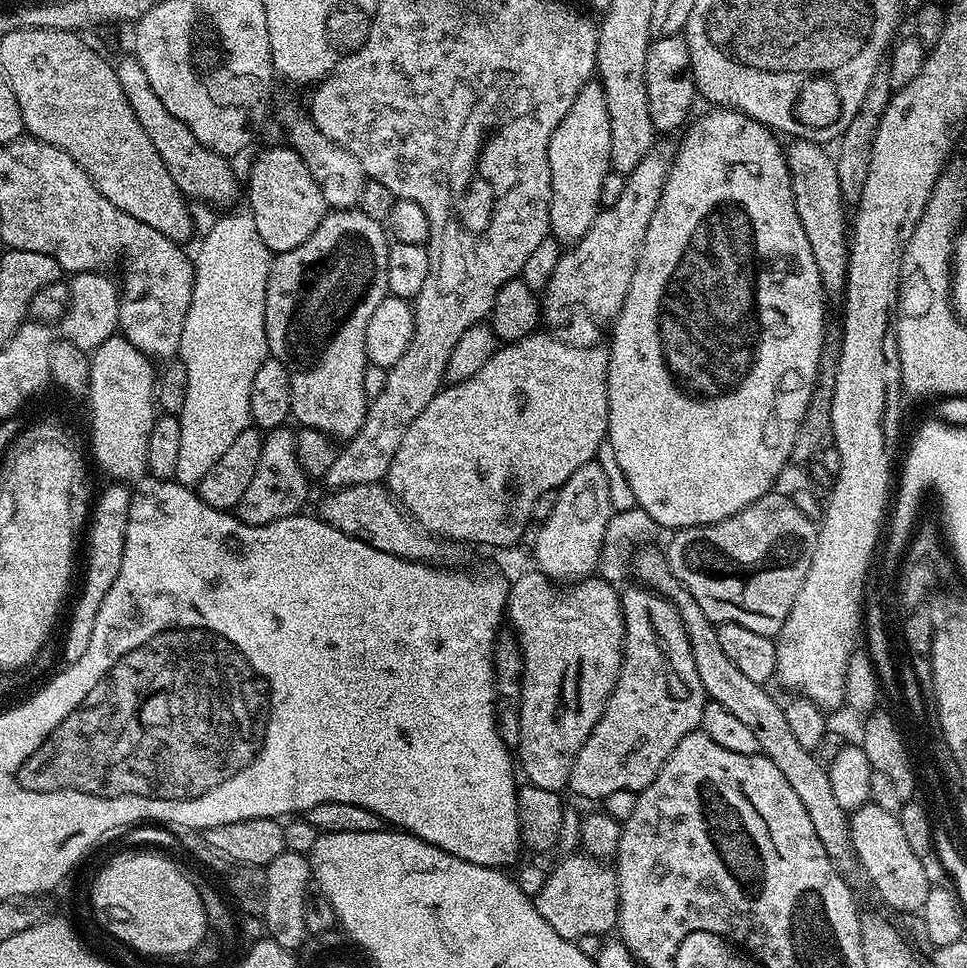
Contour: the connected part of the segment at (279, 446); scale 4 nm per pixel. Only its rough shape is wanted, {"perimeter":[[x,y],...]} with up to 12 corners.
{"perimeter":[[271,429],[234,509],[262,526],[297,515],[310,477],[296,432]]}

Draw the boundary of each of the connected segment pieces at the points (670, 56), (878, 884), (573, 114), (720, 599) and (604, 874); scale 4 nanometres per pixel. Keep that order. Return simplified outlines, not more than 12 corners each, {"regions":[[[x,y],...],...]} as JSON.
{"regions":[[[662,36],[646,54],[657,133],[679,133],[698,100],[688,41]],[[851,813],[859,867],[896,912],[919,913],[930,881],[899,815]],[[582,85],[550,138],[550,232],[575,242],[612,168],[604,85]],[[769,492],[666,559],[717,626],[775,637],[818,528]],[[567,855],[534,898],[562,938],[616,928],[611,867]]]}

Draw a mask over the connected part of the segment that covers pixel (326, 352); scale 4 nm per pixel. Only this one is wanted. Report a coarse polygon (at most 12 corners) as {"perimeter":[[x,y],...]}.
{"perimeter":[[325,211],[271,261],[268,350],[291,419],[347,442],[364,331],[389,295],[385,225]]}

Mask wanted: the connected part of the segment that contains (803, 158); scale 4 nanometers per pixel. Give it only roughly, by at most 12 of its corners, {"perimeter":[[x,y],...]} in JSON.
{"perimeter":[[823,144],[787,145],[794,206],[825,297],[848,284],[850,220]]}

